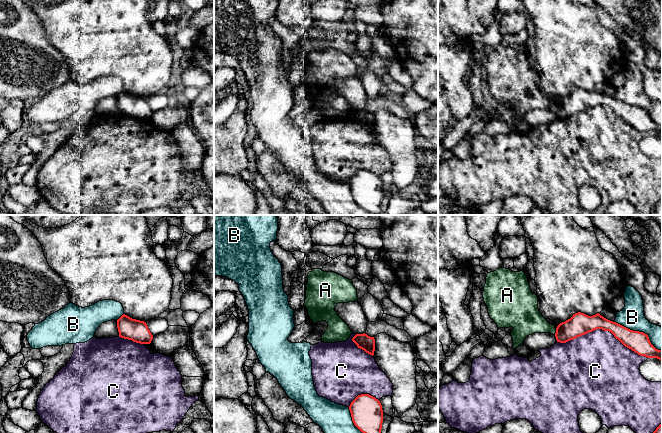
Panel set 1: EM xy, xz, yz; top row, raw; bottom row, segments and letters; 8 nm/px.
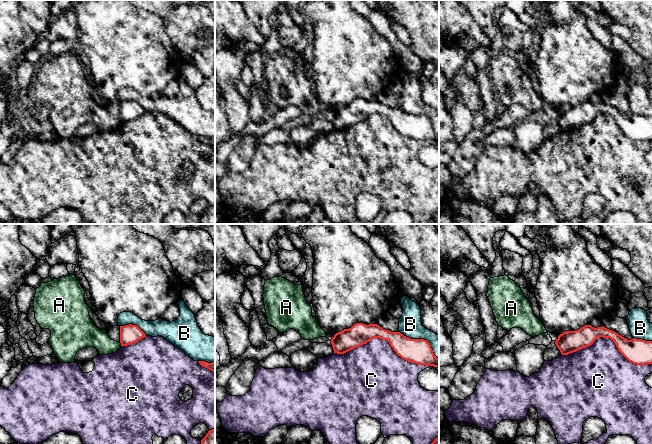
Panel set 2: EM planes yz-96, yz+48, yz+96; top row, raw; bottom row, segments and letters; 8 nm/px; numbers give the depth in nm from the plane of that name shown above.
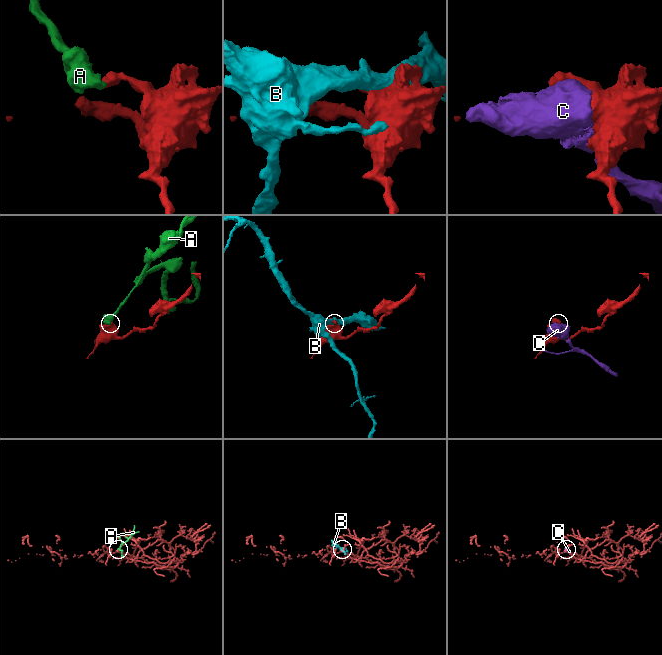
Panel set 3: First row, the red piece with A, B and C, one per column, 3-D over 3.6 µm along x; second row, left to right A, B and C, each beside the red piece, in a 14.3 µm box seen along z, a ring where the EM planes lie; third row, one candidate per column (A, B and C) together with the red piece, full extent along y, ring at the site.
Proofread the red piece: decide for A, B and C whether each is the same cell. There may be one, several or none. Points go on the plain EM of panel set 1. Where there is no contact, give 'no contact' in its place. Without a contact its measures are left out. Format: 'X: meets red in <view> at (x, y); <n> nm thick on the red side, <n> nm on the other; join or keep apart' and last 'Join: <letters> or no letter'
A: meets red in yz at (556, 107); 180 nm thick on the red side, 240 nm on the other; keep apart
B: meets red in yz at (640, 108); 170 nm thick on the red side, 190 nm on the other; keep apart
C: meets red in yz at (602, 105); 180 nm thick on the red side, 460 nm on the other; keep apart
Join: no letter

